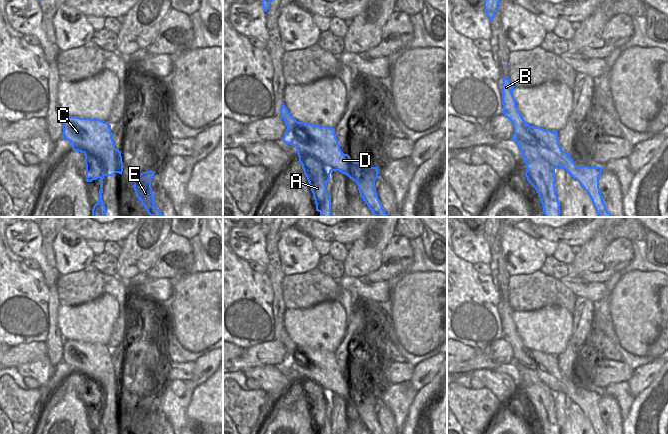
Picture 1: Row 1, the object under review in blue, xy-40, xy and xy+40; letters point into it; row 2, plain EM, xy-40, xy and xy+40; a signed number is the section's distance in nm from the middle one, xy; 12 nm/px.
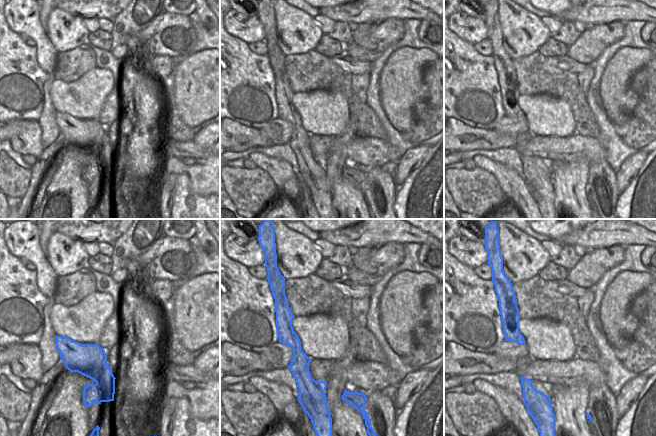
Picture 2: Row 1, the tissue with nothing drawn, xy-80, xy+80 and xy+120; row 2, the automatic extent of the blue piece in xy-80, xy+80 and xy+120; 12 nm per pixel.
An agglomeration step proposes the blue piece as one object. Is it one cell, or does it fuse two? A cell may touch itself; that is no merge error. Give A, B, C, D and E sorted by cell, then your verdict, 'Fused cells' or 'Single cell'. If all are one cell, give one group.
Groups: A B / C D E. Fused cells.

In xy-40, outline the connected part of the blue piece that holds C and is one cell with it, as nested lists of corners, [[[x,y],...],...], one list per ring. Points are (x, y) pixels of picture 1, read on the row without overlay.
[[[65,339],[61,361],[66,362],[77,376],[83,377],[76,370],[83,368],[86,377],[108,393],[104,400],[113,400],[115,397],[122,399],[124,390],[121,375],[115,372],[109,346]]]

